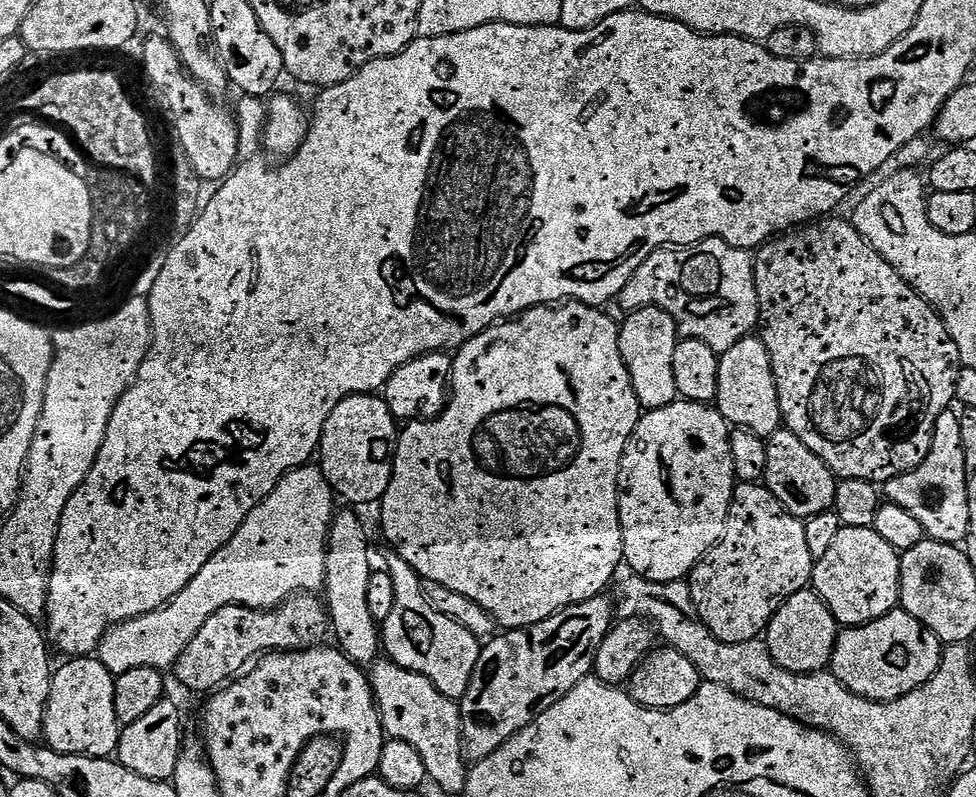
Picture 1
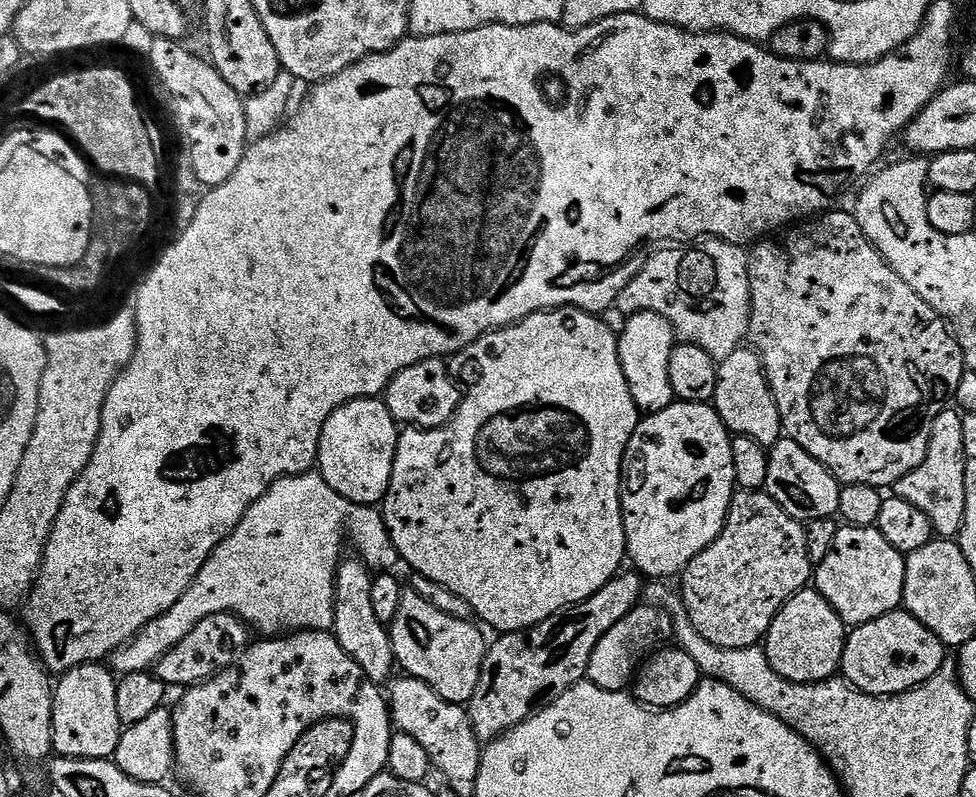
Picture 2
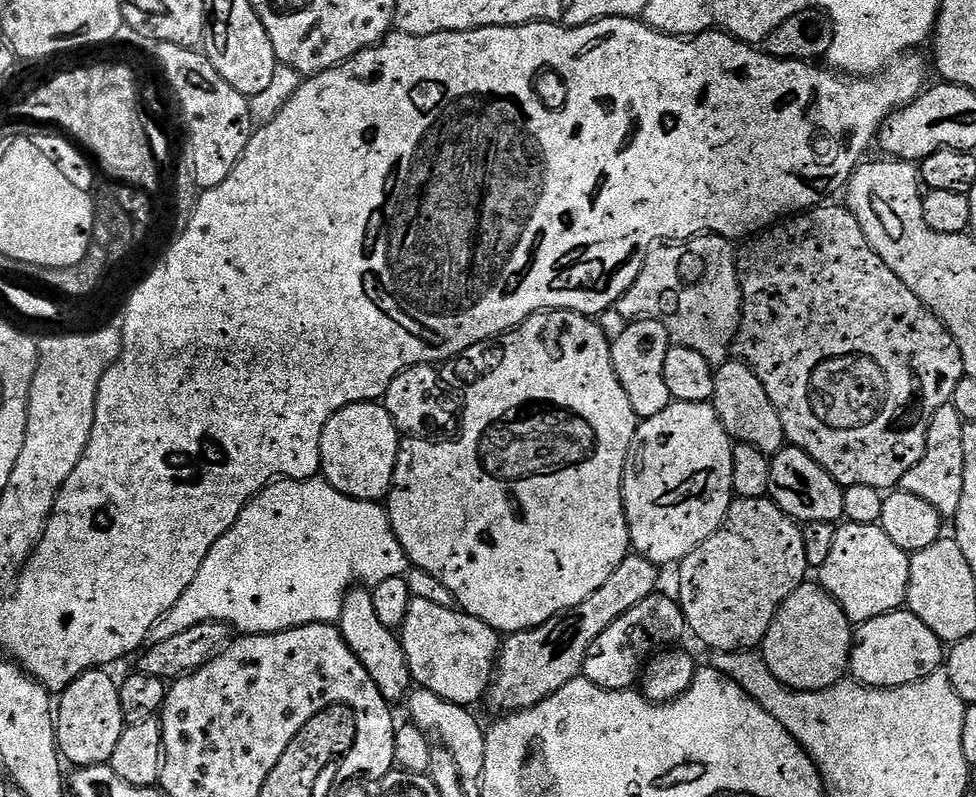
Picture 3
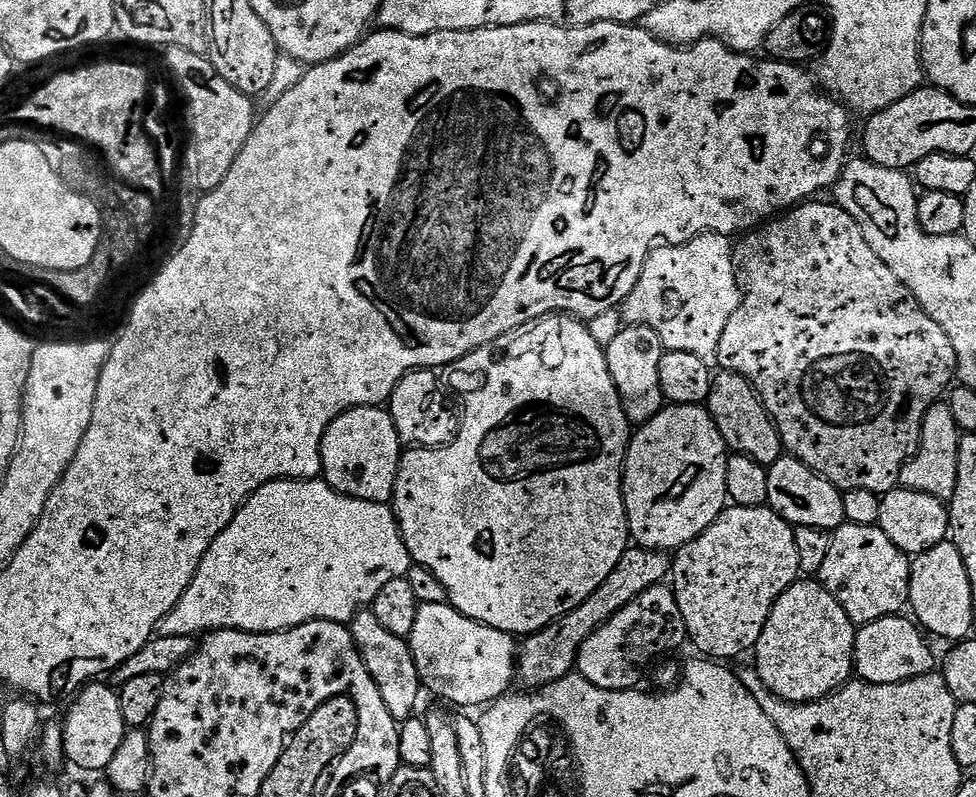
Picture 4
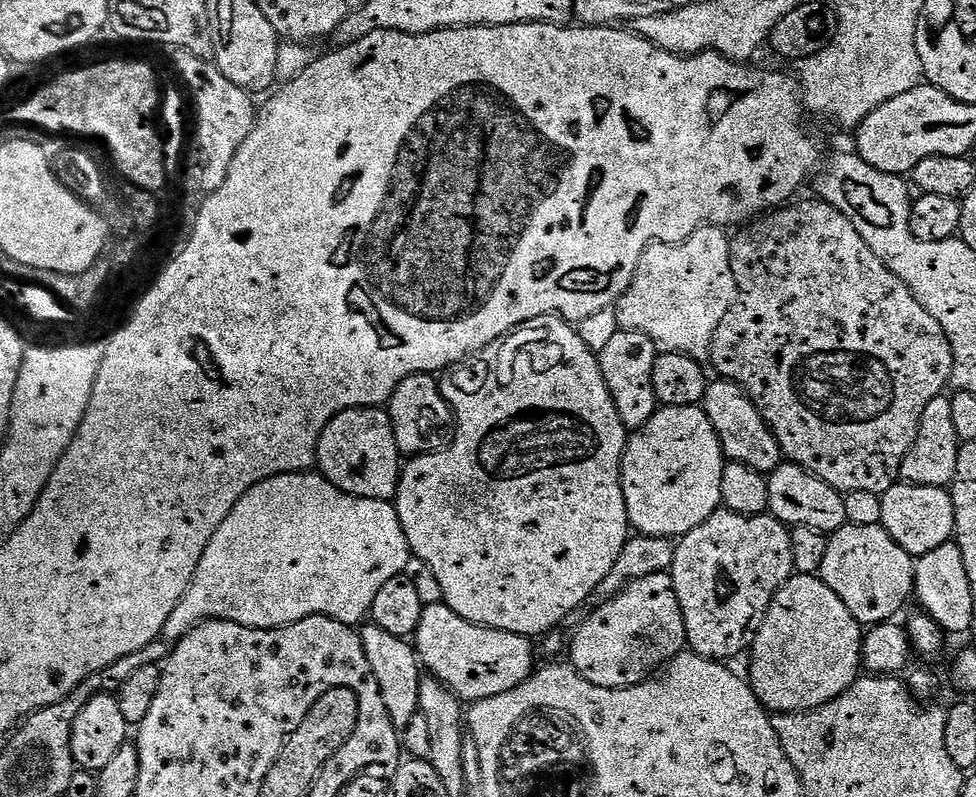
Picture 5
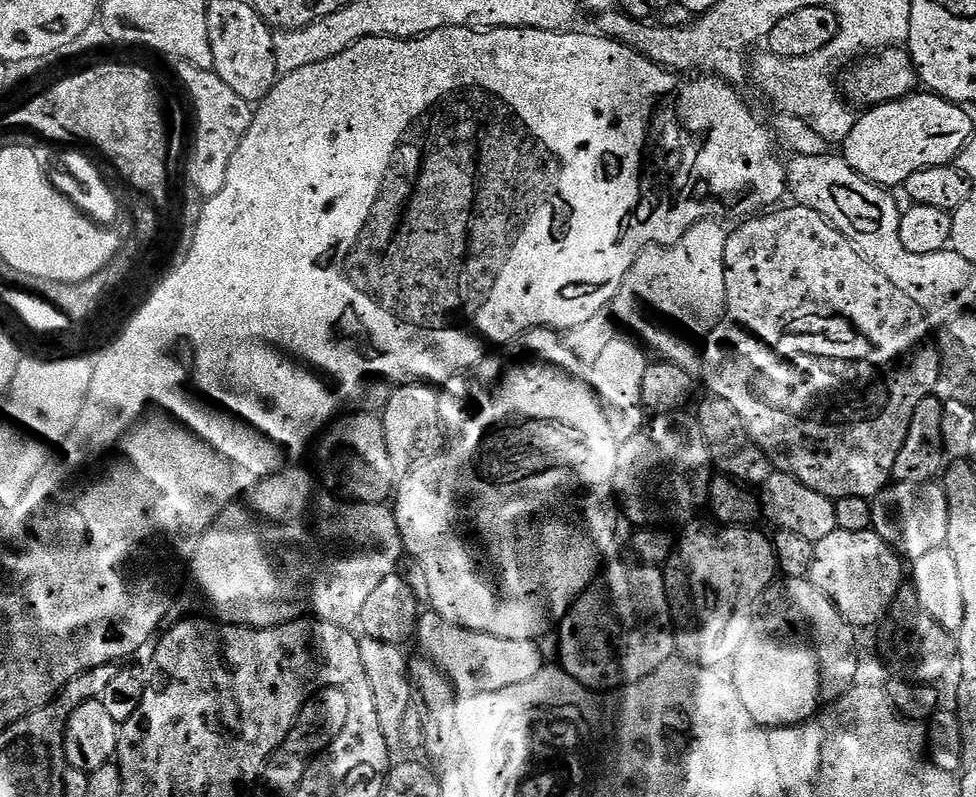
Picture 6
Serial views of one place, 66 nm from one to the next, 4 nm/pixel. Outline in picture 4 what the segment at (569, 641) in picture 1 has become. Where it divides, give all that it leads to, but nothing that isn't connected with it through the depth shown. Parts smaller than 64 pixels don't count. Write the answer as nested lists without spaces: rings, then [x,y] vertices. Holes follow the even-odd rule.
[[[629,546],[618,558],[618,566],[610,570],[610,578],[586,598],[574,610],[570,610],[565,616],[559,616],[554,623],[548,624],[542,630],[523,637],[518,648],[518,680],[524,683],[528,690],[553,684],[555,680],[563,680],[575,669],[576,659],[580,653],[582,642],[590,638],[590,634],[596,628],[600,628],[618,610],[622,610],[634,598],[638,598],[646,590],[663,585],[670,576],[670,560],[663,552],[655,552],[652,548]]]

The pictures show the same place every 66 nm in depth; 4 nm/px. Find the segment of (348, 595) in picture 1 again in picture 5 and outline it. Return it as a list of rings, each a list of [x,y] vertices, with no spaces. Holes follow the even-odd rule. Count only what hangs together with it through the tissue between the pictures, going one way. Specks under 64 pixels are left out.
[[[374,623],[367,625],[368,629],[360,632],[361,644],[364,647],[366,668],[372,671],[376,679],[376,688],[380,691],[380,700],[384,703],[383,715],[390,718],[390,722],[398,730],[406,729],[410,722],[418,715],[420,703],[418,702],[418,690],[422,665],[416,649],[405,637],[386,634]]]

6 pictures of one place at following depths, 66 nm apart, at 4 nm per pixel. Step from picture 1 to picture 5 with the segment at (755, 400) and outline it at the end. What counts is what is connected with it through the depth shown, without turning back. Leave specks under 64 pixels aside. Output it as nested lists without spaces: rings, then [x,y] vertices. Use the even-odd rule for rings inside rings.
[[[716,378],[705,387],[702,407],[704,413],[710,418],[710,422],[716,431],[716,437],[720,440],[720,449],[731,463],[740,464],[752,472],[773,472],[782,462],[780,443],[774,438],[772,431],[768,429],[760,411],[744,393],[739,384],[733,384],[731,380]]]

